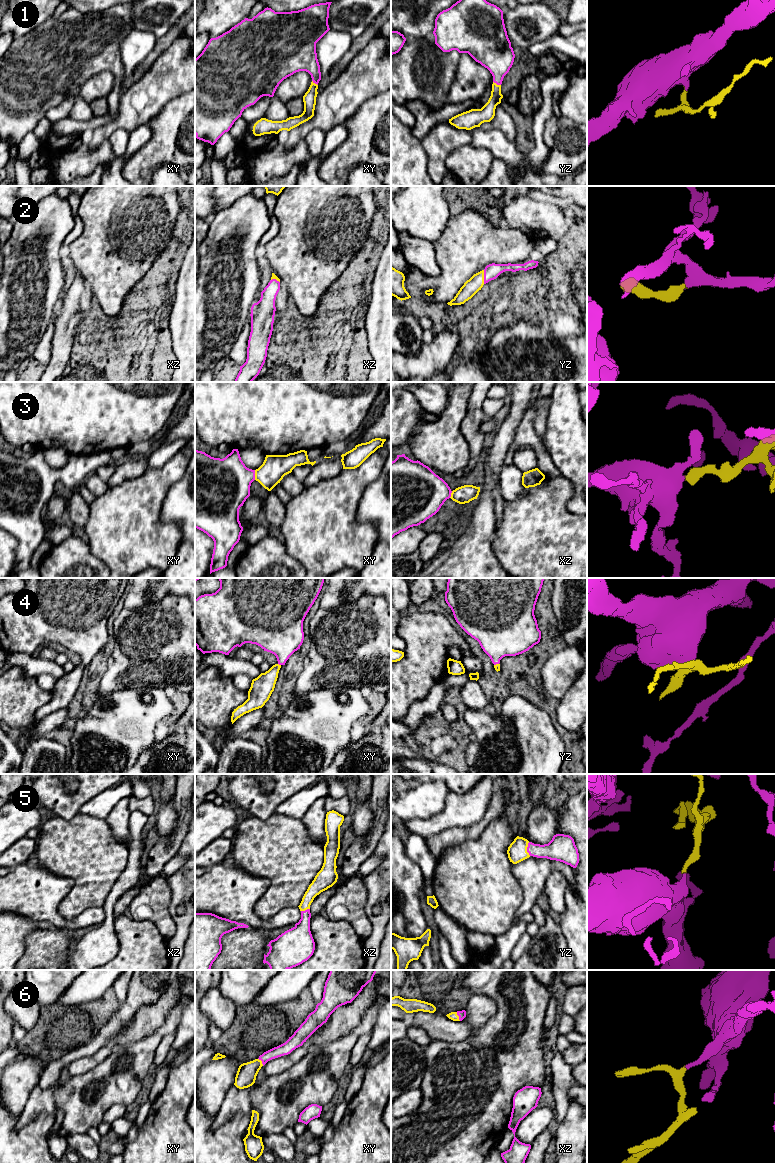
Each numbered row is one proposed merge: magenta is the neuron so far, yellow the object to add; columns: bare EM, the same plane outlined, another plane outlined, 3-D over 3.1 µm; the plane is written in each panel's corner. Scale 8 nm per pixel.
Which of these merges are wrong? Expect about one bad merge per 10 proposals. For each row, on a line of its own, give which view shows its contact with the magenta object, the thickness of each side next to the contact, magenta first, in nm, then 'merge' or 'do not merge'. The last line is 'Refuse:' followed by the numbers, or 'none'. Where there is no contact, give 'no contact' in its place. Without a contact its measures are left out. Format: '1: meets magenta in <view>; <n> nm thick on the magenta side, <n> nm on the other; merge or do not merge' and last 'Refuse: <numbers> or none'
1: meets magenta in yz; 280 nm thick on the magenta side, 120 nm on the other; merge
2: meets magenta in yz; 120 nm thick on the magenta side, 120 nm on the other; merge
3: meets magenta in xy; 400 nm thick on the magenta side, 200 nm on the other; merge
4: meets magenta in xy; 360 nm thick on the magenta side, 180 nm on the other; merge
5: meets magenta in yz; 180 nm thick on the magenta side, 160 nm on the other; merge
6: meets magenta in xz; 60 nm thick on the magenta side, 70 nm on the other; merge
Refuse: none

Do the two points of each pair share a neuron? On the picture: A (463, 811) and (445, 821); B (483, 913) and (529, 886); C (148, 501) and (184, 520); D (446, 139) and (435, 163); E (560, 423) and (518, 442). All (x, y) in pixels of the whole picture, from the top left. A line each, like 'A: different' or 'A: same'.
A: same
B: different
C: different
D: same
E: different

